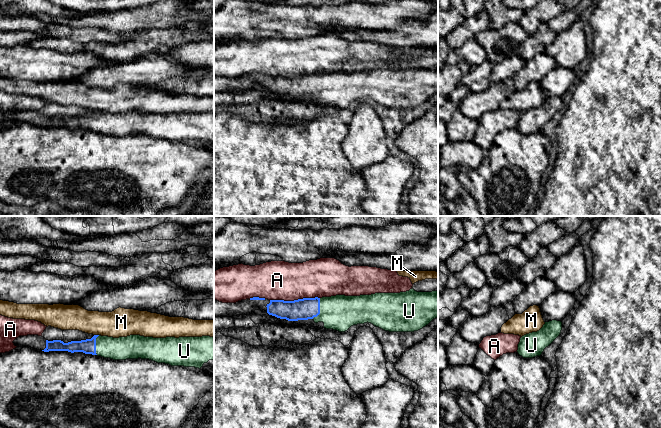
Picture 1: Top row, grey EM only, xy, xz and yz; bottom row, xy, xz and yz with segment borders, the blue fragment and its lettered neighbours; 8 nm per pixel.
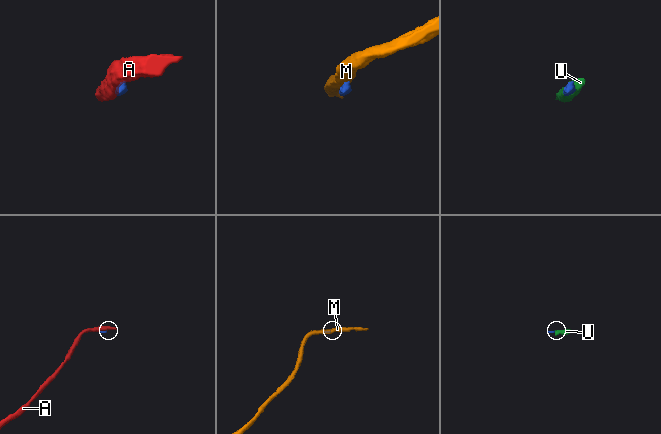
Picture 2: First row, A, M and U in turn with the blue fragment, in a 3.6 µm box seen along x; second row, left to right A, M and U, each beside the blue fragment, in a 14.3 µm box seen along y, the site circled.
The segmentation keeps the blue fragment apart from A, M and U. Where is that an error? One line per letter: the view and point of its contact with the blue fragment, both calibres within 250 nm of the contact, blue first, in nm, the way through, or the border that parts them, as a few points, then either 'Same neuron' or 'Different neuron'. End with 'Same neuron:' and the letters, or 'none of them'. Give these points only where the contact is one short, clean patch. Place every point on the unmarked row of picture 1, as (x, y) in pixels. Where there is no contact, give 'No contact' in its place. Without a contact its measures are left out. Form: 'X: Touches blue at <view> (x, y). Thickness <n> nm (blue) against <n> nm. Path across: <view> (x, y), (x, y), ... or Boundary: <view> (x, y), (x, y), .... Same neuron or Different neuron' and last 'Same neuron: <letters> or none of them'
A: Touches blue at xz (294, 76). Thickness 180 nm (blue) against 320 nm. Different neuron
M: Touches blue at xy (96, 111). Thickness 120 nm (blue) against 240 nm. Boundary: xy (94, 110), (98, 111). Different neuron
U: Touches blue at xz (319, 85). Thickness 180 nm (blue) against 280 nm. Path across: xz (307, 84), (319, 85), (340, 88). Same neuron
Same neuron: U

